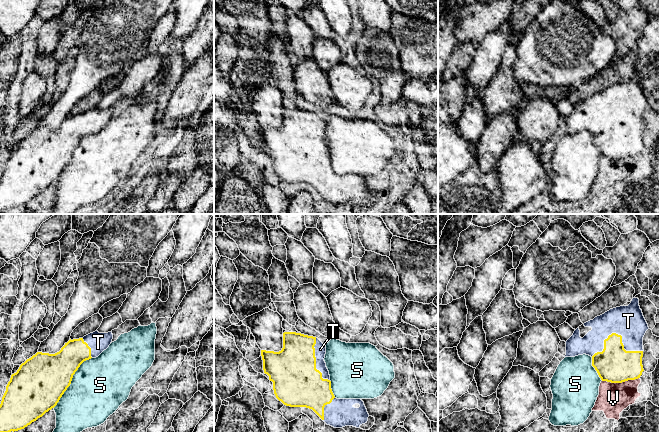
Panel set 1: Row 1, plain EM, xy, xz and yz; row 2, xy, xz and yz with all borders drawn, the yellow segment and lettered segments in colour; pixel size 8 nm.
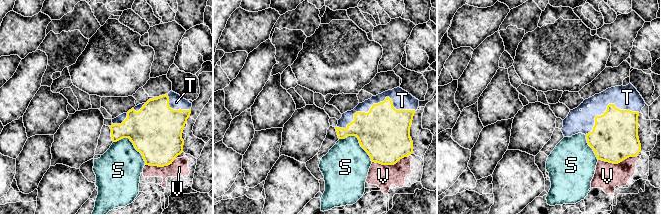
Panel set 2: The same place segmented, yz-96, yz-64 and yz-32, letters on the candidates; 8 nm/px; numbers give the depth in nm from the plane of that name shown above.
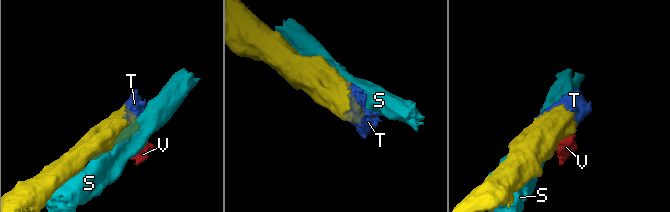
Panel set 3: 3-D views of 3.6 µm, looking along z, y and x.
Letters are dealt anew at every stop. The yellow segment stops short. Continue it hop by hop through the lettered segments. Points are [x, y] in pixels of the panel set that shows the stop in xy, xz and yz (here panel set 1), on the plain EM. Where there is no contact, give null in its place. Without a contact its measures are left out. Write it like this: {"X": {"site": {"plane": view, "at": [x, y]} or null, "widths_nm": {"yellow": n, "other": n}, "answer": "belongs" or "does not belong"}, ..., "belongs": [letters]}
{"S": {"site": {"plane": "xy", "at": [71, 156]}, "widths_nm": {"yellow": 400, "other": 440}, "answer": "does not belong"}, "T": {"site": {"plane": "yz", "at": [617, 110]}, "widths_nm": {"yellow": 300, "other": 260}, "answer": "belongs"}, "V": {"site": {"plane": "yz", "at": [620, 158]}, "widths_nm": {"yellow": 300, "other": 240}, "answer": "does not belong"}, "belongs": ["T"]}

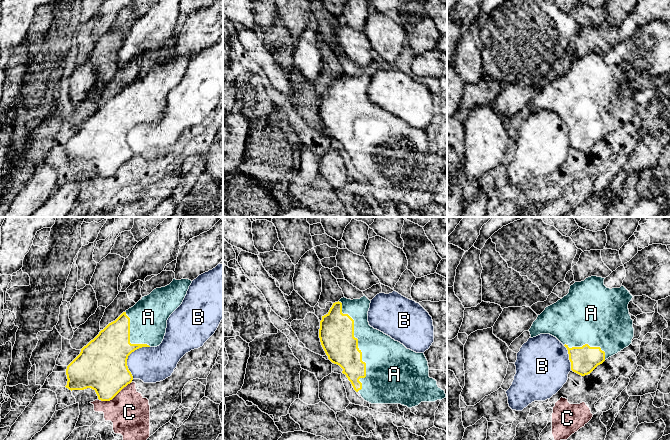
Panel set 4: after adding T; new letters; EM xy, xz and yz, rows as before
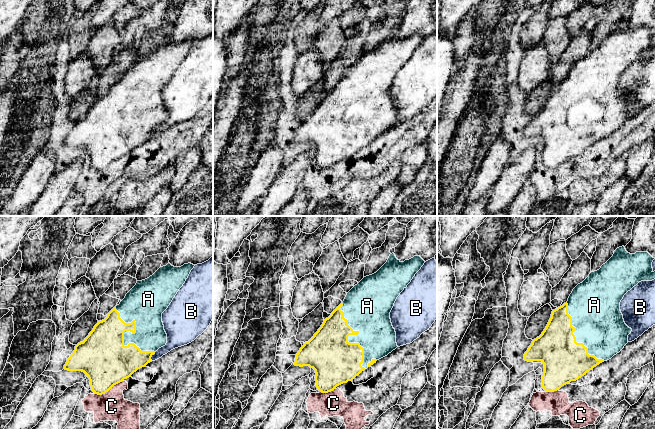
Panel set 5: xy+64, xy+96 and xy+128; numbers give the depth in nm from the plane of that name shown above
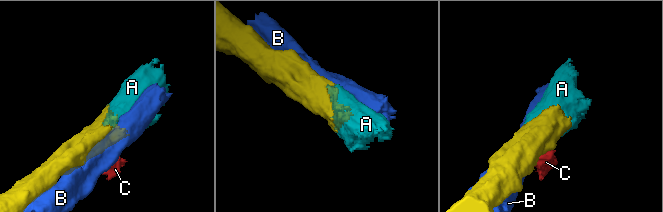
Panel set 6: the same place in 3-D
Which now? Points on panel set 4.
{"A": {"site": {"plane": "xz", "at": [357, 122]}, "widths_nm": {"yellow": 280, "other": 320}, "answer": "belongs"}, "B": {"site": {"plane": "xy", "at": [127, 133]}, "widths_nm": {"yellow": 400, "other": 280}, "answer": "does not belong"}, "C": {"site": {"plane": "xy", "at": [115, 171]}, "widths_nm": {"yellow": 380, "other": 320}, "answer": "does not belong"}, "belongs": ["A"]}

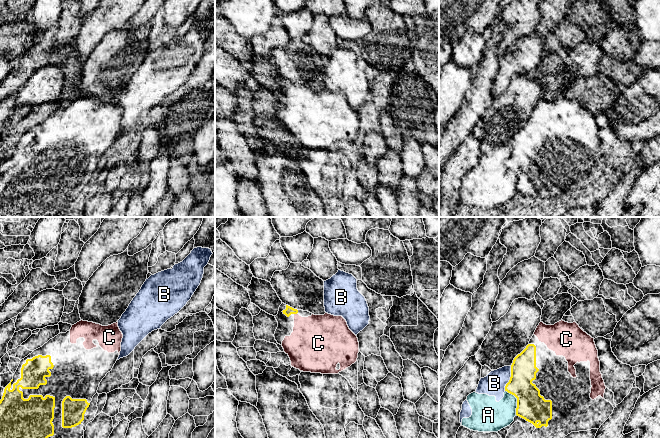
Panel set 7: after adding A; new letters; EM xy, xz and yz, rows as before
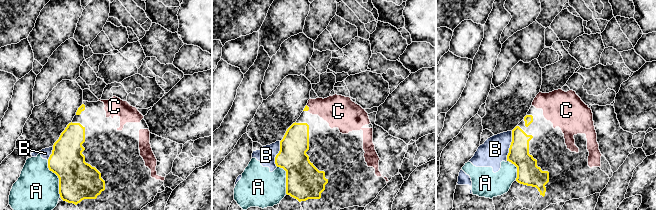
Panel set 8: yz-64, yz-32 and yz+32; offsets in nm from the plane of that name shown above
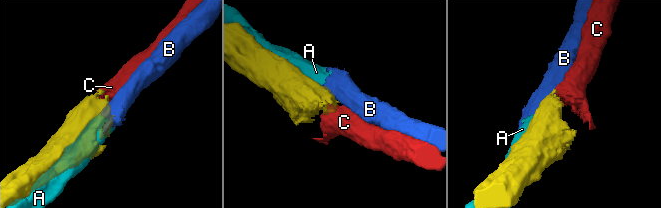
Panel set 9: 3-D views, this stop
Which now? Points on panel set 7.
{"A": {"site": {"plane": "yz", "at": [517, 177]}, "widths_nm": {"yellow": 240, "other": 260}, "answer": "does not belong"}, "B": {"site": {"plane": "yz", "at": [510, 154]}, "widths_nm": {"yellow": 200, "other": 180}, "answer": "does not belong"}, "C": {"site": {"plane": "xz", "at": [295, 89]}, "widths_nm": {"yellow": 70, "other": 360}, "answer": "belongs"}, "belongs": ["C"]}

